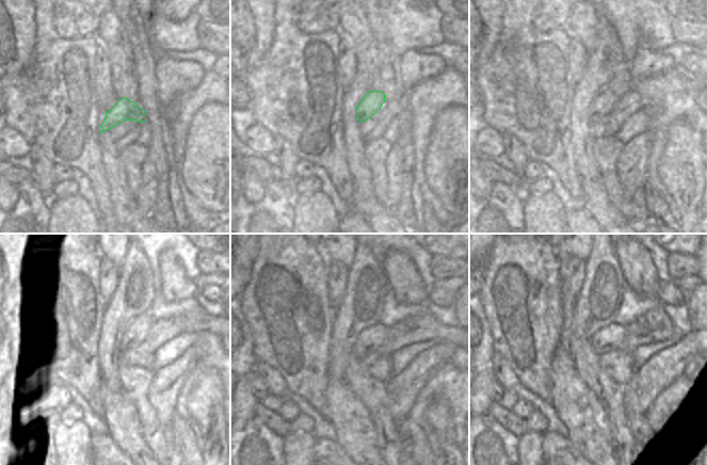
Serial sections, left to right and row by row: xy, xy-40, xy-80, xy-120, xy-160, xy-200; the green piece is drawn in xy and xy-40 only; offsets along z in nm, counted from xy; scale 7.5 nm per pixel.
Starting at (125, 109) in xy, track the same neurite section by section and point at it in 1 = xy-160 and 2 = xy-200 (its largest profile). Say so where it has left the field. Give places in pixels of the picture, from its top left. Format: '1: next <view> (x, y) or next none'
1: next xy-160 (368, 341)
2: next xy-200 (612, 337)

